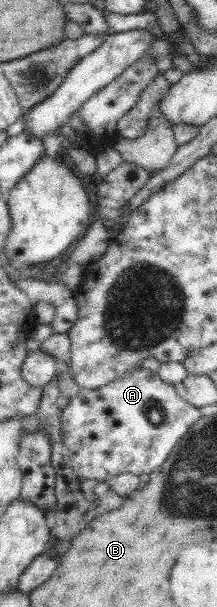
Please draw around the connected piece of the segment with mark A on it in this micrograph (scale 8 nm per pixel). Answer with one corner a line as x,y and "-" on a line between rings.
138,366
97,389
80,388
62,409
61,425
74,472
85,479
107,482
109,478
125,472
135,475
151,473
163,463
172,447
189,432
199,416
199,408
179,397
174,384
165,383
156,372

